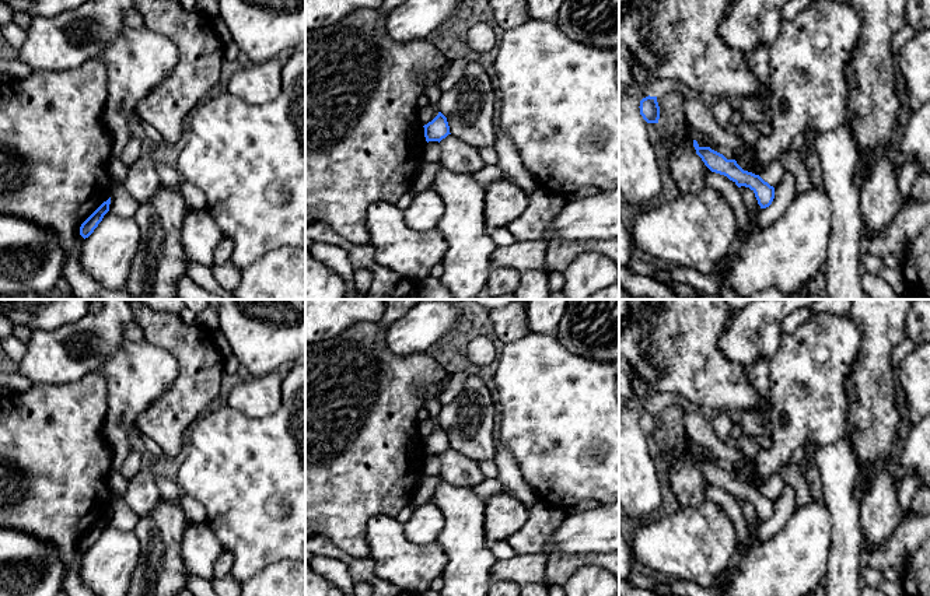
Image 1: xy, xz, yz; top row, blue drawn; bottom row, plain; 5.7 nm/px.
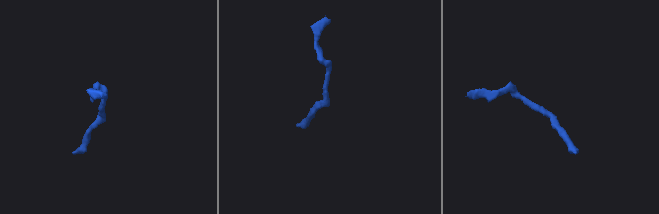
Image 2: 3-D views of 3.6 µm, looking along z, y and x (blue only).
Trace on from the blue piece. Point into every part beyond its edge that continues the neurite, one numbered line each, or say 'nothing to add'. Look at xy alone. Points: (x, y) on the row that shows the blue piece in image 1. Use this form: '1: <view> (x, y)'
nothing to add

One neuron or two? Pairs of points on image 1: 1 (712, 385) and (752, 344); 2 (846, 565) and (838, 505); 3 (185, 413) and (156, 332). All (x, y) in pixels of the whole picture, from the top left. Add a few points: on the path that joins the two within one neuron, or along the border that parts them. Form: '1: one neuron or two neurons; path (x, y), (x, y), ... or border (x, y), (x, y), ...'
1: two neurons; border (723, 330), (719, 339), (719, 350), (745, 370)
2: one neuron; path (846, 550), (845, 521)
3: one neuron; path (186, 392), (186, 357), (177, 347)

